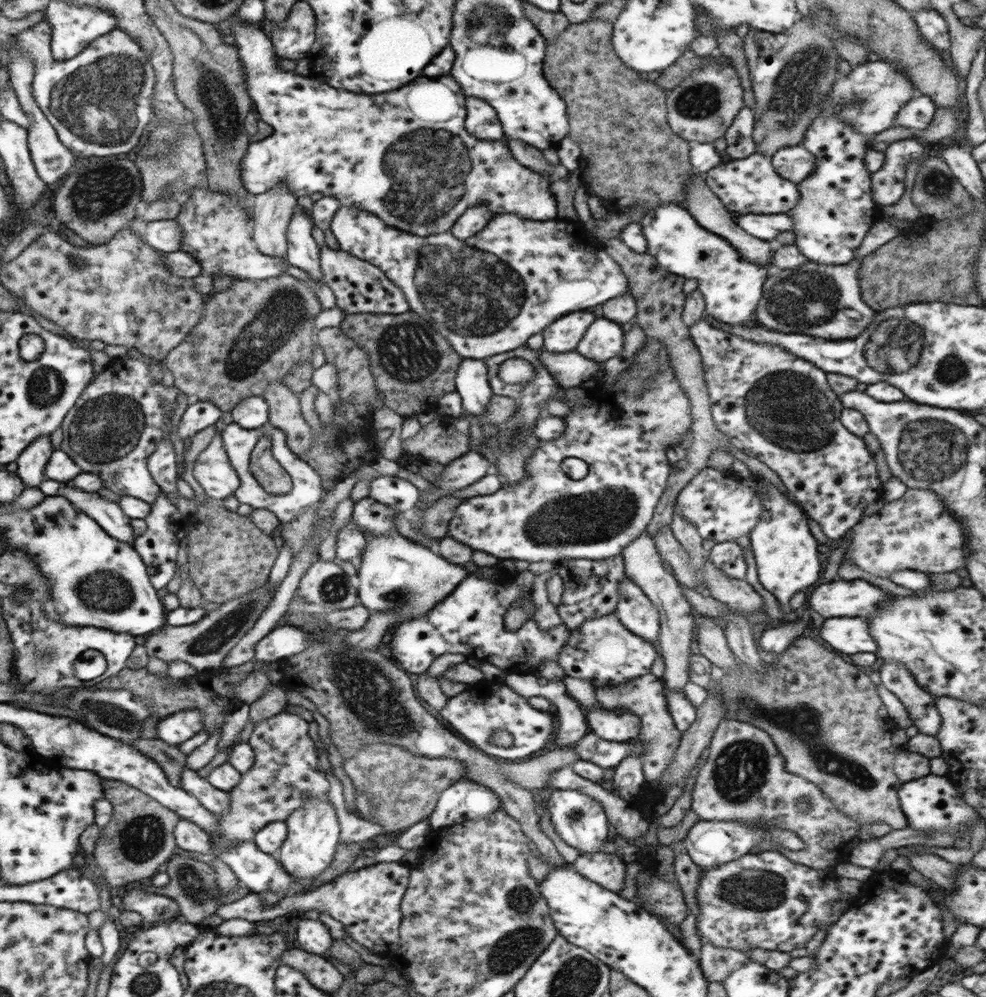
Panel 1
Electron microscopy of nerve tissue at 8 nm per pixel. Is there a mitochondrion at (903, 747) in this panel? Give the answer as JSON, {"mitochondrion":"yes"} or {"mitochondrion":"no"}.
{"mitochondrion":"no"}

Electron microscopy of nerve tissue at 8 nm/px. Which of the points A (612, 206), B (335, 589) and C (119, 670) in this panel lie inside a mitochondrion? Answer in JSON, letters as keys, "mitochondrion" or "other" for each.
{"A":"other","B":"mitochondrion","C":"other"}

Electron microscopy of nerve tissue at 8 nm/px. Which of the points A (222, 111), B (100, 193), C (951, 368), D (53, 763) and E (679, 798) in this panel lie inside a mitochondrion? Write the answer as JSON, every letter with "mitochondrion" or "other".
{"A":"mitochondrion","B":"mitochondrion","C":"mitochondrion","D":"other","E":"other"}

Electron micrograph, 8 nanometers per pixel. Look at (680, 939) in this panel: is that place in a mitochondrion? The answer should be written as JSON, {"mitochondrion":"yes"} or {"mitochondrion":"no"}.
{"mitochondrion":"no"}

